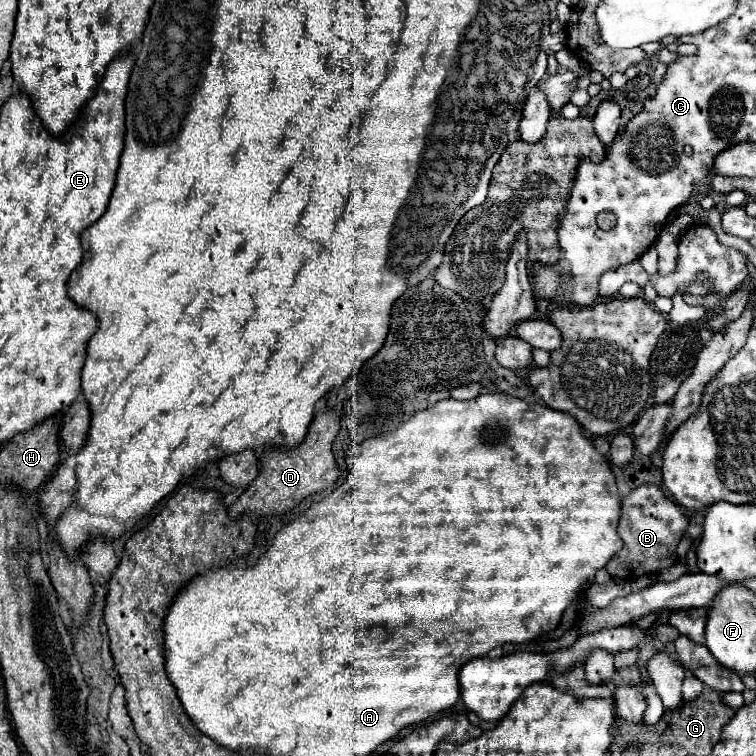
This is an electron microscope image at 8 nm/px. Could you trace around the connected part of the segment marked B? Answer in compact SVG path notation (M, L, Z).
M641 485L633 489L621 503L619 519L619 537L623 539L623 549L607 563L607 571L615 579L637 579L641 575L651 575L661 569L671 567L677 561L677 545L689 525L689 519L683 515L671 499L667 499L659 487Z

